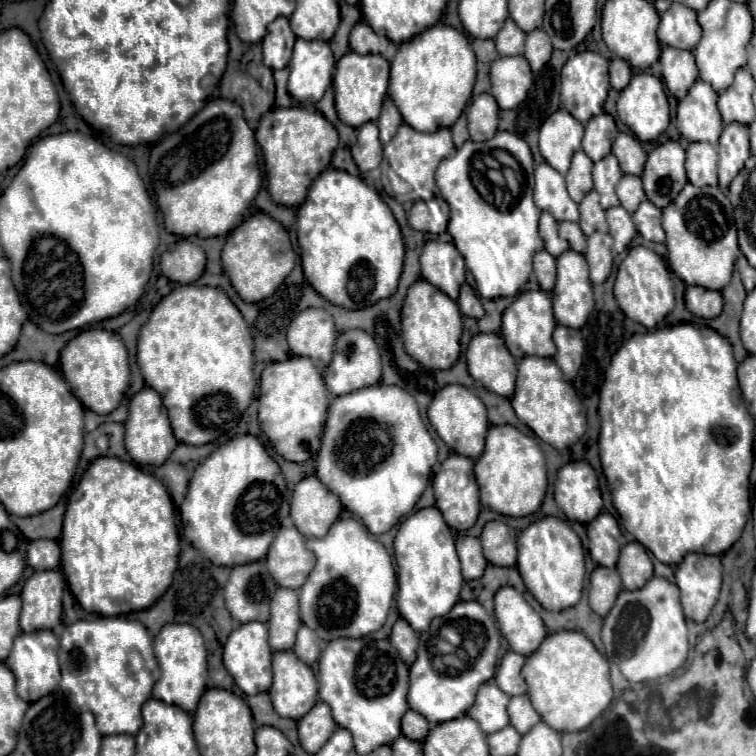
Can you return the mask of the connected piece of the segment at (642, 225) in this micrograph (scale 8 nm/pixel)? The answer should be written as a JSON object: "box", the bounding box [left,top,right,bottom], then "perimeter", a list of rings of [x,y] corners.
{"box":[631,200,665,242],"perimeter":[[[649,200],[641,202],[639,208],[631,214],[639,234],[651,242],[665,242],[665,232],[661,226],[661,210],[655,208]]]}

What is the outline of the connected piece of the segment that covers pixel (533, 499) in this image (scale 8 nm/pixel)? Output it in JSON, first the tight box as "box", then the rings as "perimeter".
{"box":[475,426,547,518],"perimeter":[[[515,426],[489,428],[483,456],[475,460],[475,478],[481,490],[481,504],[513,518],[533,514],[541,506],[547,492],[543,452],[533,438],[525,436]]]}

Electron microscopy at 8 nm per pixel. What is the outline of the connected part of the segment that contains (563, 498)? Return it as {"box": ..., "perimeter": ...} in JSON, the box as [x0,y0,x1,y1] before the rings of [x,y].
{"box":[555,462,603,524],"perimeter":[[[569,462],[559,468],[555,502],[567,520],[589,524],[603,508],[597,474],[589,462]]]}

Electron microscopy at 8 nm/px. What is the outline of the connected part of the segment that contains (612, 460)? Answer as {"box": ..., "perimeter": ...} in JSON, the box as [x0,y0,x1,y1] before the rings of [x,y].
{"box":[599,322,755,566],"perimeter":[[[687,322],[665,326],[653,332],[645,332],[645,334],[635,334],[613,354],[611,364],[605,372],[599,398],[601,398],[599,400],[599,418],[601,418],[599,454],[601,454],[603,474],[607,478],[607,484],[613,496],[613,504],[619,512],[619,524],[629,534],[633,534],[637,542],[641,542],[647,550],[651,550],[659,562],[669,564],[669,566],[679,564],[687,552],[707,552],[715,556],[727,552],[739,540],[741,530],[751,514],[749,474],[751,474],[751,464],[753,464],[753,430],[755,430],[753,418],[747,412],[747,406],[739,392],[737,362],[733,358],[731,342],[709,326],[687,324]]]}

